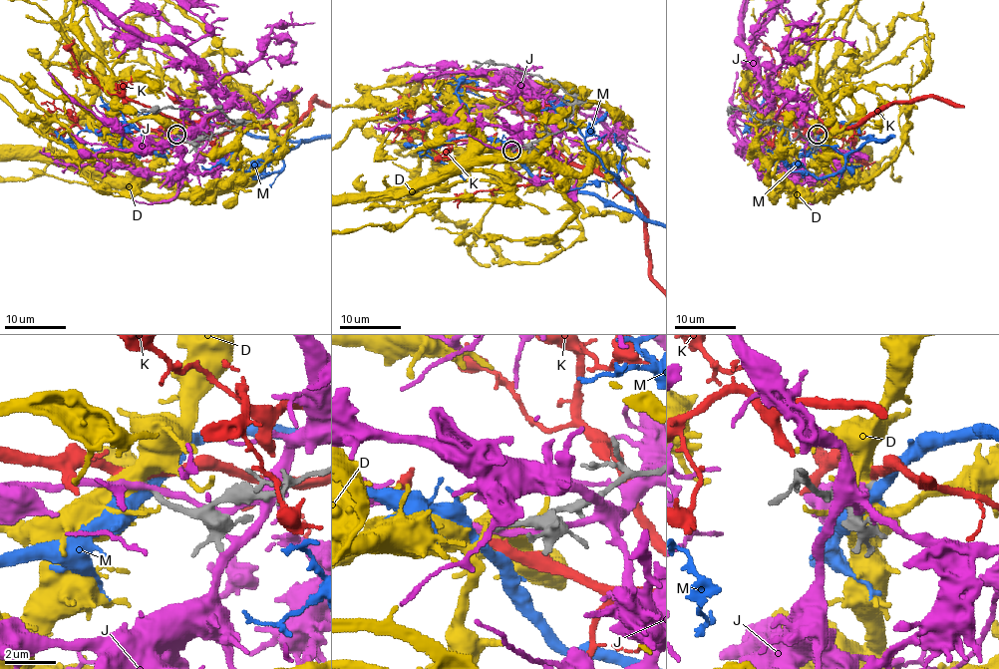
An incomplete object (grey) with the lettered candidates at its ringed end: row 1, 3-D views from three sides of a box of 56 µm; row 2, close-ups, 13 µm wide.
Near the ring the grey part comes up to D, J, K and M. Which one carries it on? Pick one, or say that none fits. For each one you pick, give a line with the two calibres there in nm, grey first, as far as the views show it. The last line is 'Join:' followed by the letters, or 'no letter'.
Join: no letter

